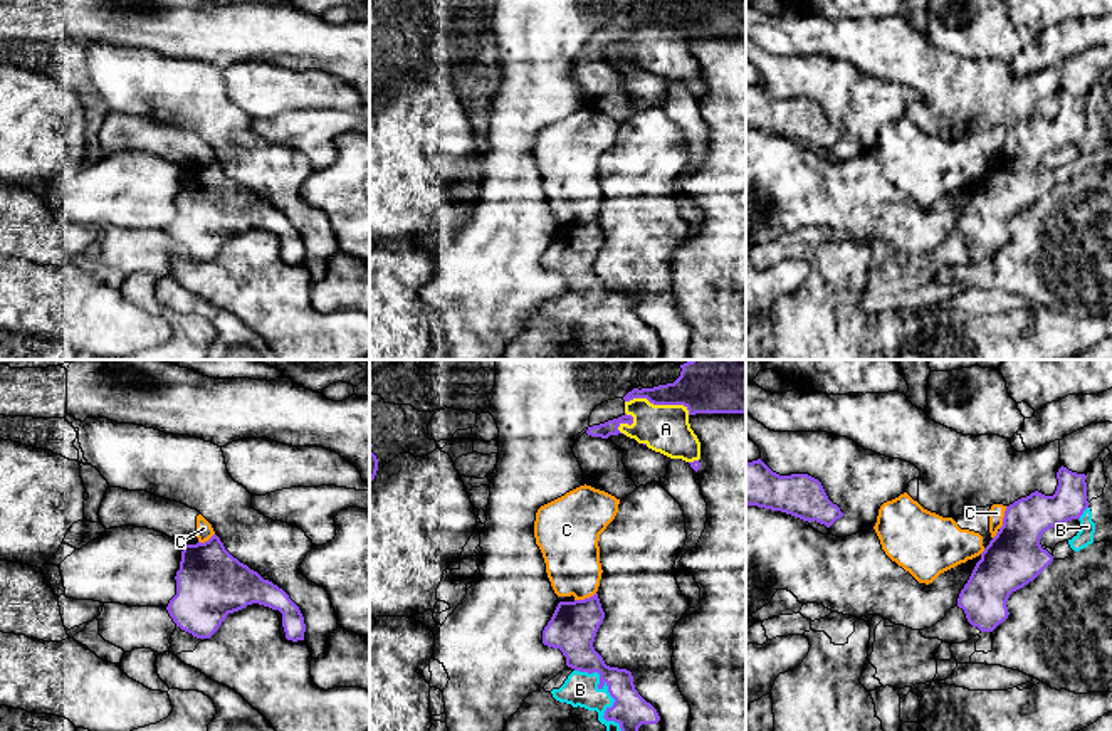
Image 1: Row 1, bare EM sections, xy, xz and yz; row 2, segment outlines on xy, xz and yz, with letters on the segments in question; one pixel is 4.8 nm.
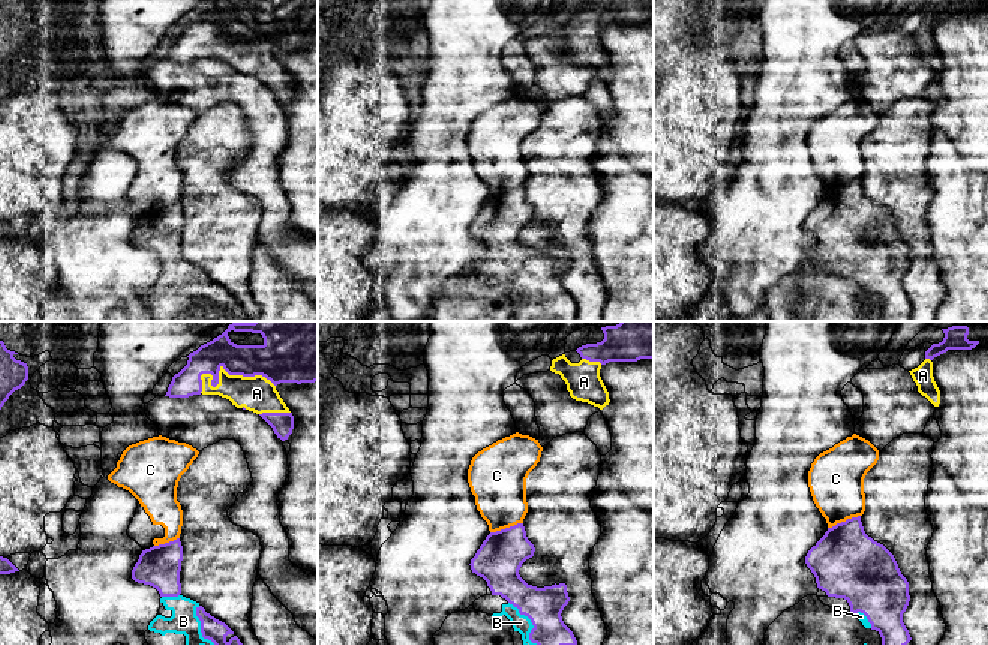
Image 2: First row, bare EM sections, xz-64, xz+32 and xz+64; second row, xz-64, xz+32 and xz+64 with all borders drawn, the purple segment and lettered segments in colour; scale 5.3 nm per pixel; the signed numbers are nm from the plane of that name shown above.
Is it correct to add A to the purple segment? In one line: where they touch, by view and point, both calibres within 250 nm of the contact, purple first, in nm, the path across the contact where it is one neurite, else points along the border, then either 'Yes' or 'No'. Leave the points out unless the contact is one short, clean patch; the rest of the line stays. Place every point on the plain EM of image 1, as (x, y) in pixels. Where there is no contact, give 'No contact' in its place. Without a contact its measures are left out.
Touches purple at xz (659, 27). Thickness 180 nm (purple) against 240 nm. Yes

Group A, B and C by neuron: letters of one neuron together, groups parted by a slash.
A B / C

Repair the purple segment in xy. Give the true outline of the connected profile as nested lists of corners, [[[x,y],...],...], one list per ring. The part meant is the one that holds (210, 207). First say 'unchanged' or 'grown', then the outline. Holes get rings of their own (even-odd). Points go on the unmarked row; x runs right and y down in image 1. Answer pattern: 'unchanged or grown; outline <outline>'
unchanged; outline [[[213,158],[205,166],[183,168],[176,218],[166,234],[176,250],[210,262],[228,237],[259,227],[282,237],[286,262],[304,264],[306,247],[289,218],[233,181]]]

